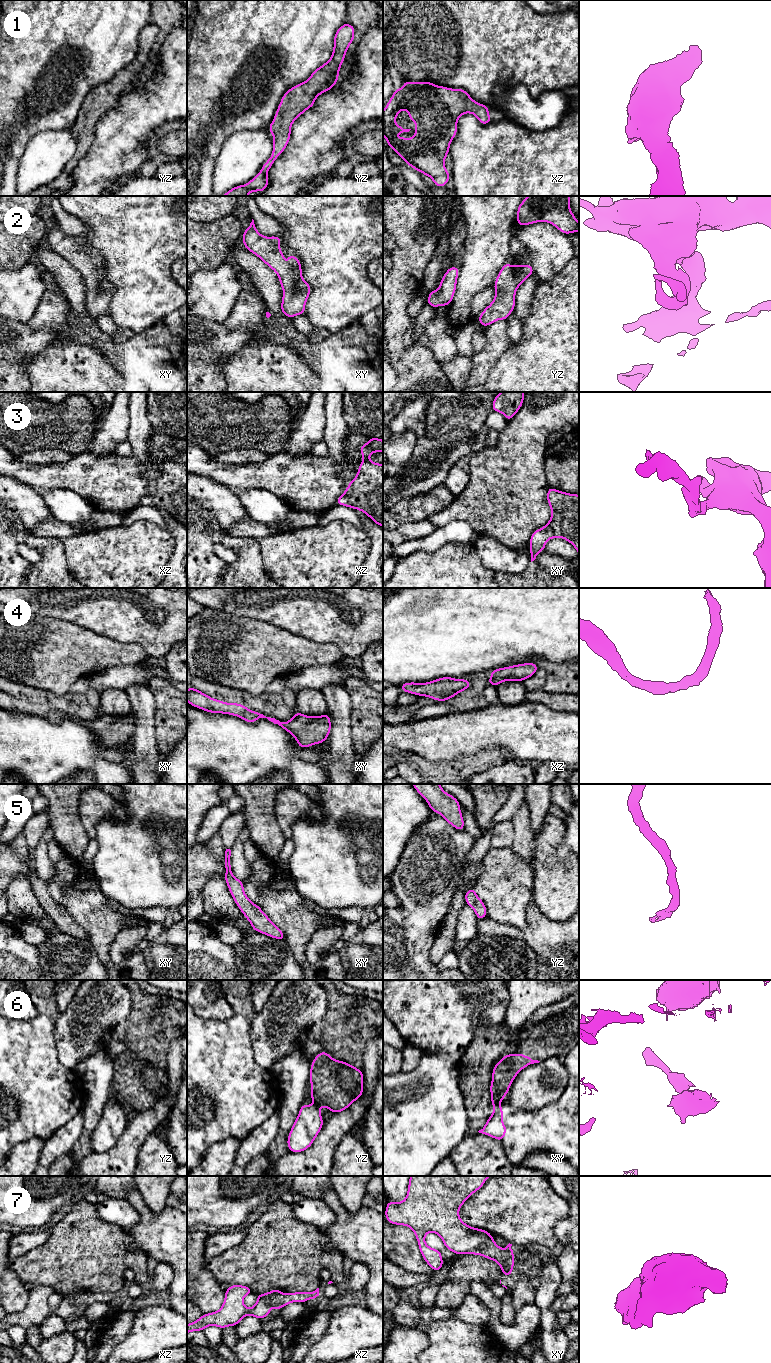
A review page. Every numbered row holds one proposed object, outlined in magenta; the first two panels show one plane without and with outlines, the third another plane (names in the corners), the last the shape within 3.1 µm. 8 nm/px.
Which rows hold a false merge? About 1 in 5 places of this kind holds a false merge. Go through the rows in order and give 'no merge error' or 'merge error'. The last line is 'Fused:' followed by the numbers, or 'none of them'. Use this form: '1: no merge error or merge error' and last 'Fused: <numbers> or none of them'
1: no merge error
2: no merge error
3: no merge error
4: no merge error
5: no merge error
6: merge error
7: no merge error
Fused: 6

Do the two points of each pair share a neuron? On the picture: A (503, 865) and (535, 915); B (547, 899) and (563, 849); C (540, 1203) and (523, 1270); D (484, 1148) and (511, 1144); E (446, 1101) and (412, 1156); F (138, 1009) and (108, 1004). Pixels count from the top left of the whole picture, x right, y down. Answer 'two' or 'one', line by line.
A: two
B: two
C: two
D: two
E: one
F: two

